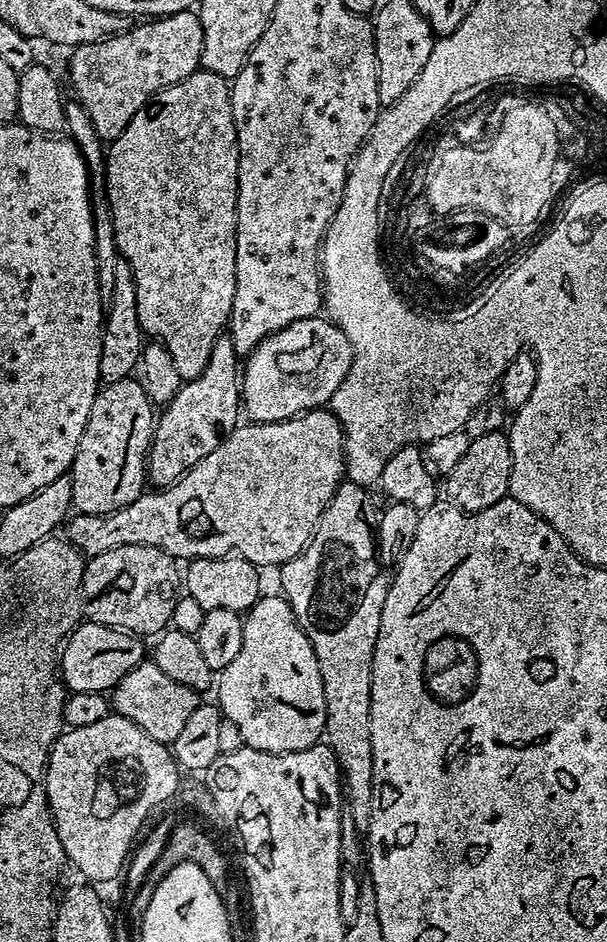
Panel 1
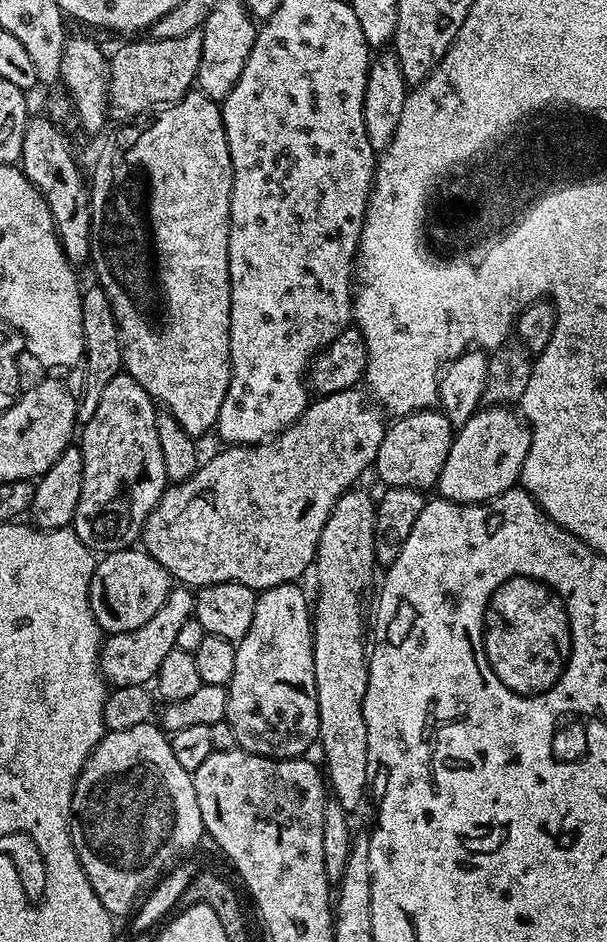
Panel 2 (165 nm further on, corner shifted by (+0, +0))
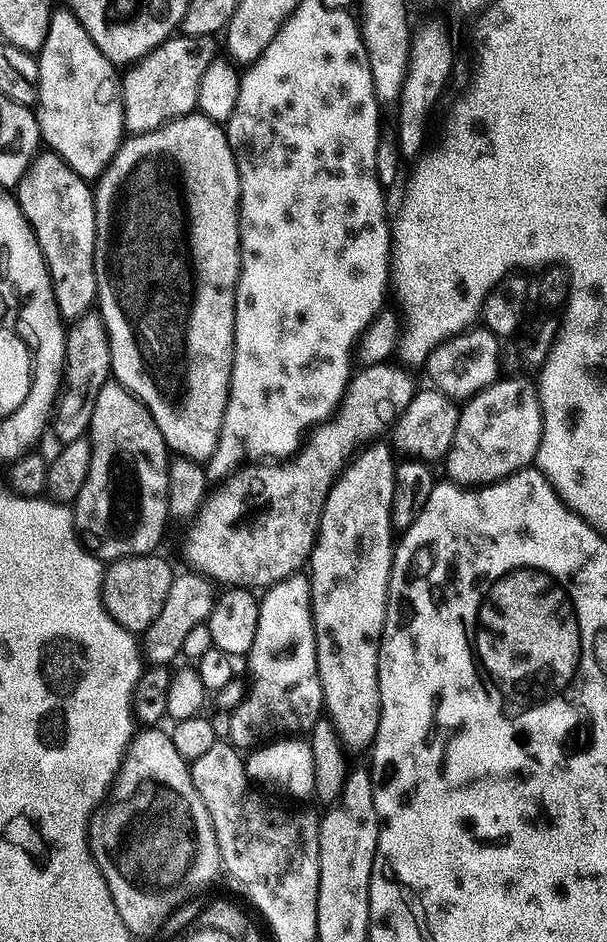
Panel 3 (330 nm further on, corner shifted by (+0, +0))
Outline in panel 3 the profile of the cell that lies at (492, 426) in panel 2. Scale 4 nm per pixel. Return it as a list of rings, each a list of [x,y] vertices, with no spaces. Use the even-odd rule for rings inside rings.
[[[516,376],[510,377],[509,380],[497,378],[487,388],[465,399],[459,409],[452,447],[446,455],[447,479],[465,486],[483,486],[492,484],[495,480],[502,480],[520,468],[529,467],[535,461],[543,425],[537,385],[533,381],[531,384],[528,380],[519,380]]]

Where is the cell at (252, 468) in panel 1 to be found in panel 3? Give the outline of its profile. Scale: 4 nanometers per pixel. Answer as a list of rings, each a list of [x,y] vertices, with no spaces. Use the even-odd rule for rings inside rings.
[[[385,362],[361,367],[349,379],[340,406],[331,419],[319,425],[307,437],[294,458],[241,467],[216,486],[216,493],[213,491],[196,513],[190,526],[192,529],[188,532],[188,545],[184,548],[192,563],[189,565],[195,571],[207,576],[217,585],[224,584],[220,586],[251,586],[260,590],[299,573],[303,569],[300,567],[309,563],[312,545],[316,543],[316,529],[320,527],[320,511],[326,494],[332,489],[332,481],[339,476],[341,469],[362,442],[359,440],[366,436],[379,437],[376,436],[379,432],[387,433],[397,419],[398,410],[403,410],[418,391],[418,385],[408,373],[411,371],[404,366],[395,368],[394,365],[395,363]]]

